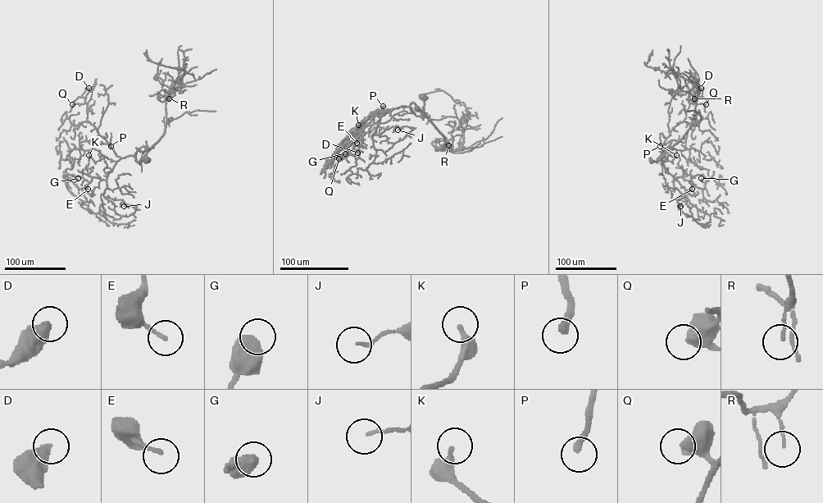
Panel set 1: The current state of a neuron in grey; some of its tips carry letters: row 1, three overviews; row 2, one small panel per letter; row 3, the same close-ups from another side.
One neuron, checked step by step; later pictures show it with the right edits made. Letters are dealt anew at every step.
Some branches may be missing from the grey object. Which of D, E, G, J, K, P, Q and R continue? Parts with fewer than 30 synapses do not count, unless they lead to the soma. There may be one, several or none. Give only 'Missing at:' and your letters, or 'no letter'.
Missing at: no letter

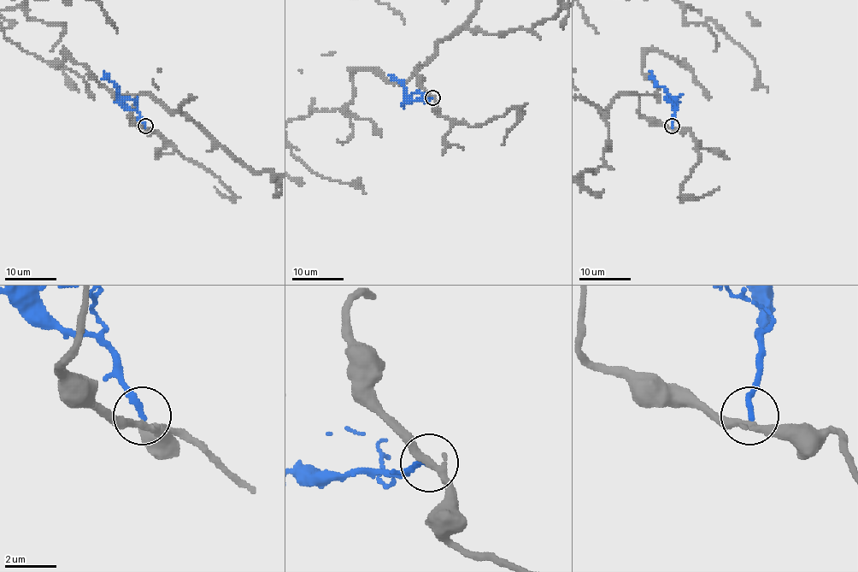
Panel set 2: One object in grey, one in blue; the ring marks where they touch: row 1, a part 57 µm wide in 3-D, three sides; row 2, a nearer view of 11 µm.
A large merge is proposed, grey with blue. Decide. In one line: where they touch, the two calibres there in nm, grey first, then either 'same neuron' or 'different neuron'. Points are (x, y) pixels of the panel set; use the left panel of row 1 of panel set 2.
place (145, 126); calibres 280 and 240 nm; different neuron

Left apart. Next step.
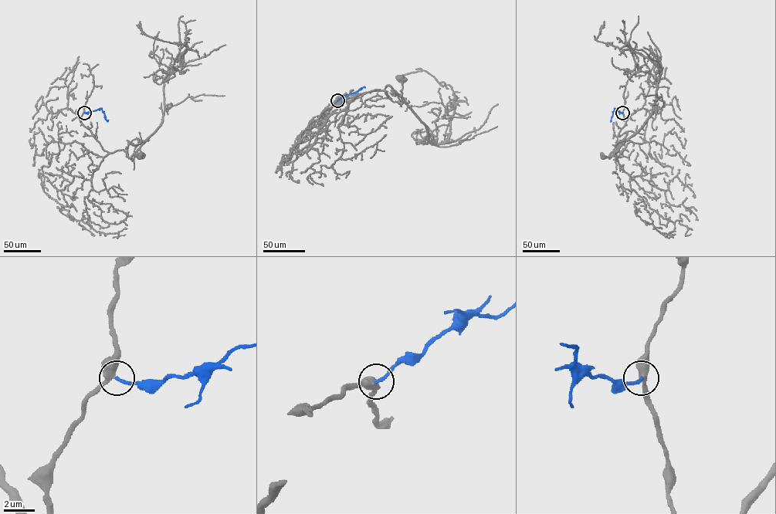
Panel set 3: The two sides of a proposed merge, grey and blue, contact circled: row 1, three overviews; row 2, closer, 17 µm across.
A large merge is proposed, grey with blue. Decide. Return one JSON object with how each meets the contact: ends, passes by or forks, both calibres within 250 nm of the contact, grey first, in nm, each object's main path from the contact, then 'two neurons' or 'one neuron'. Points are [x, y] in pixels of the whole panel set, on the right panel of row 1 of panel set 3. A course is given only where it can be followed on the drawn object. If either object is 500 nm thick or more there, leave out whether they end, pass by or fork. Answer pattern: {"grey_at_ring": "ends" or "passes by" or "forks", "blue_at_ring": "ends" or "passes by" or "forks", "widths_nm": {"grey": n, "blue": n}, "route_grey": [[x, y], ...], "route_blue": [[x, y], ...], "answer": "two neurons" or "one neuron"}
{"grey_at_ring": "passes by", "blue_at_ring": "ends", "widths_nm": {"grey": 400, "blue": 200}, "route_grey": [[623, 113], [625, 123], [618, 134], [617, 150], [614, 150], [609, 158], [618, 149], [613, 155], [603, 156]], "route_blue": [[622, 113], [615, 108], [611, 121]], "answer": "one neuron"}

